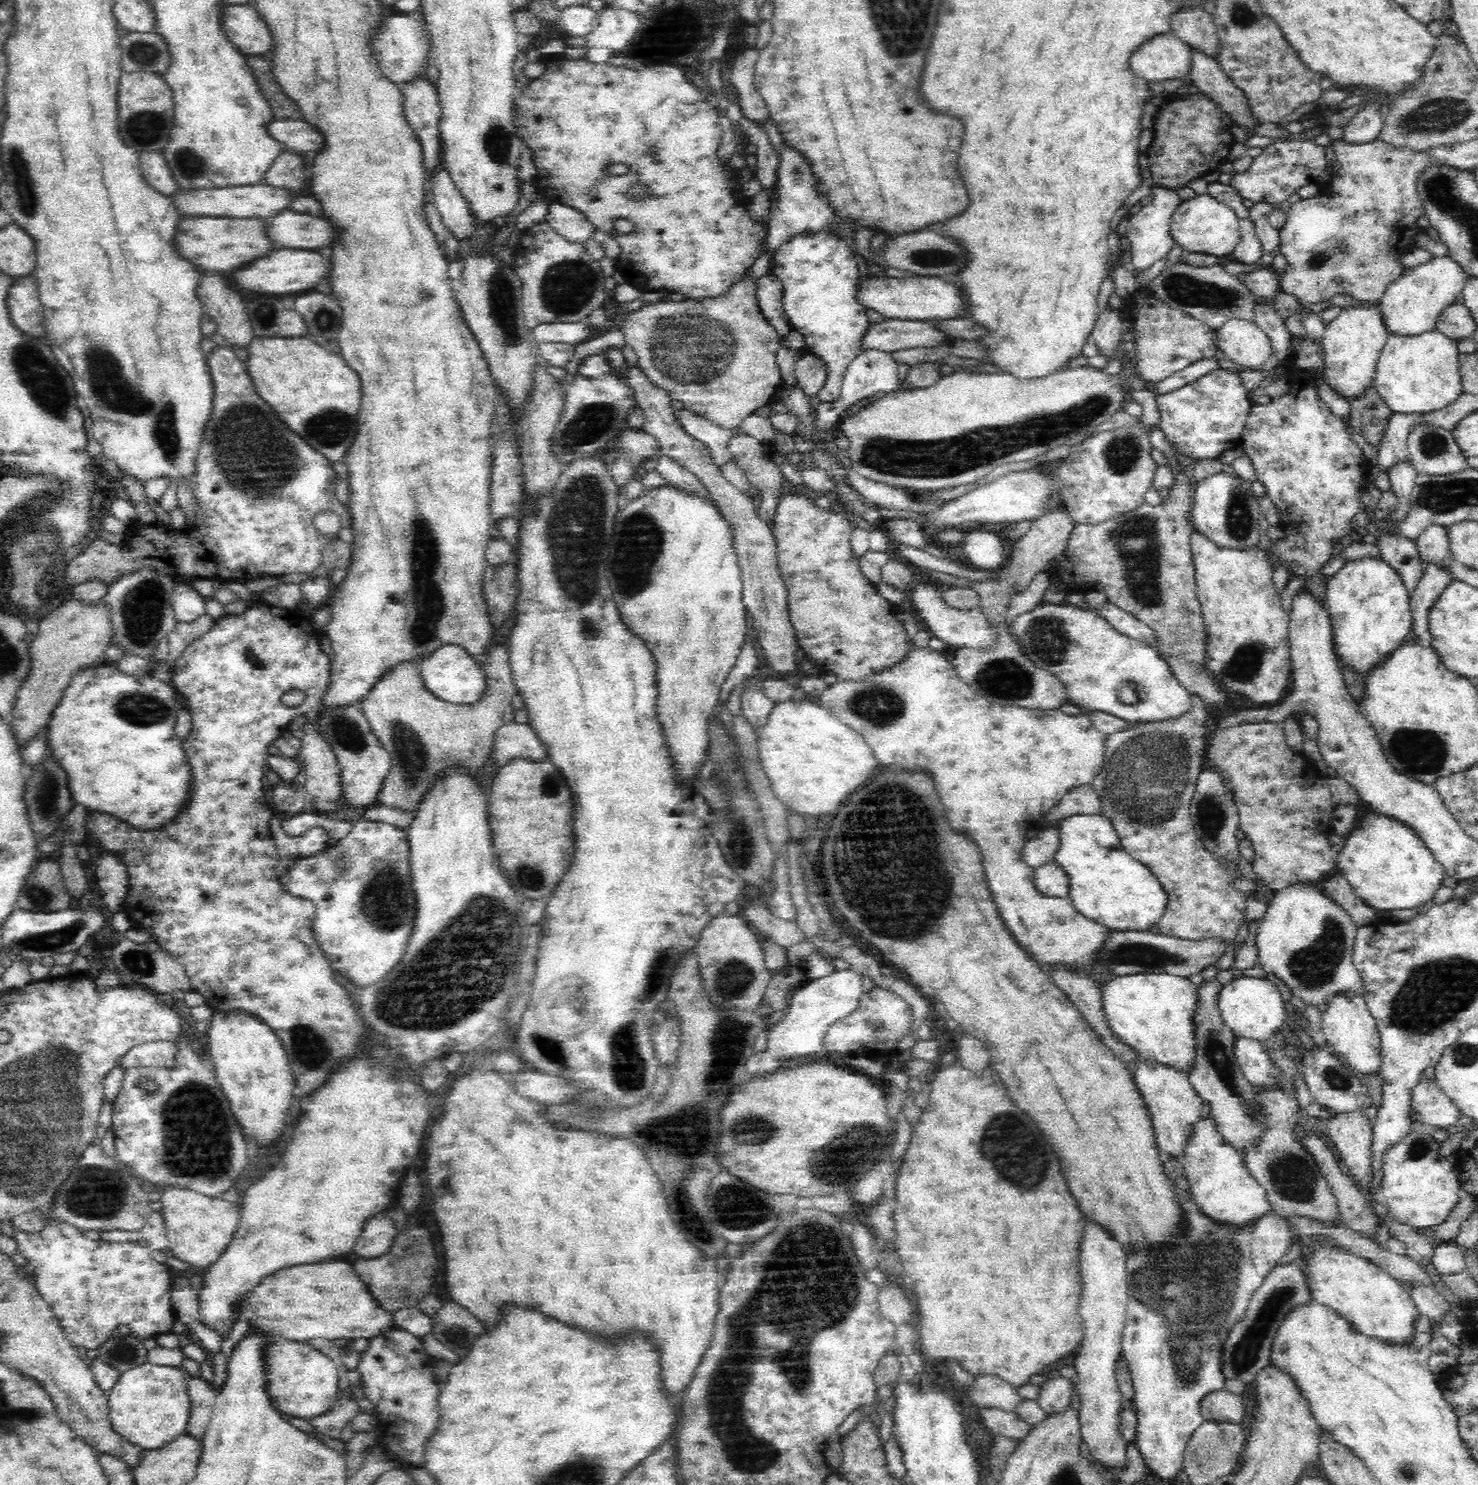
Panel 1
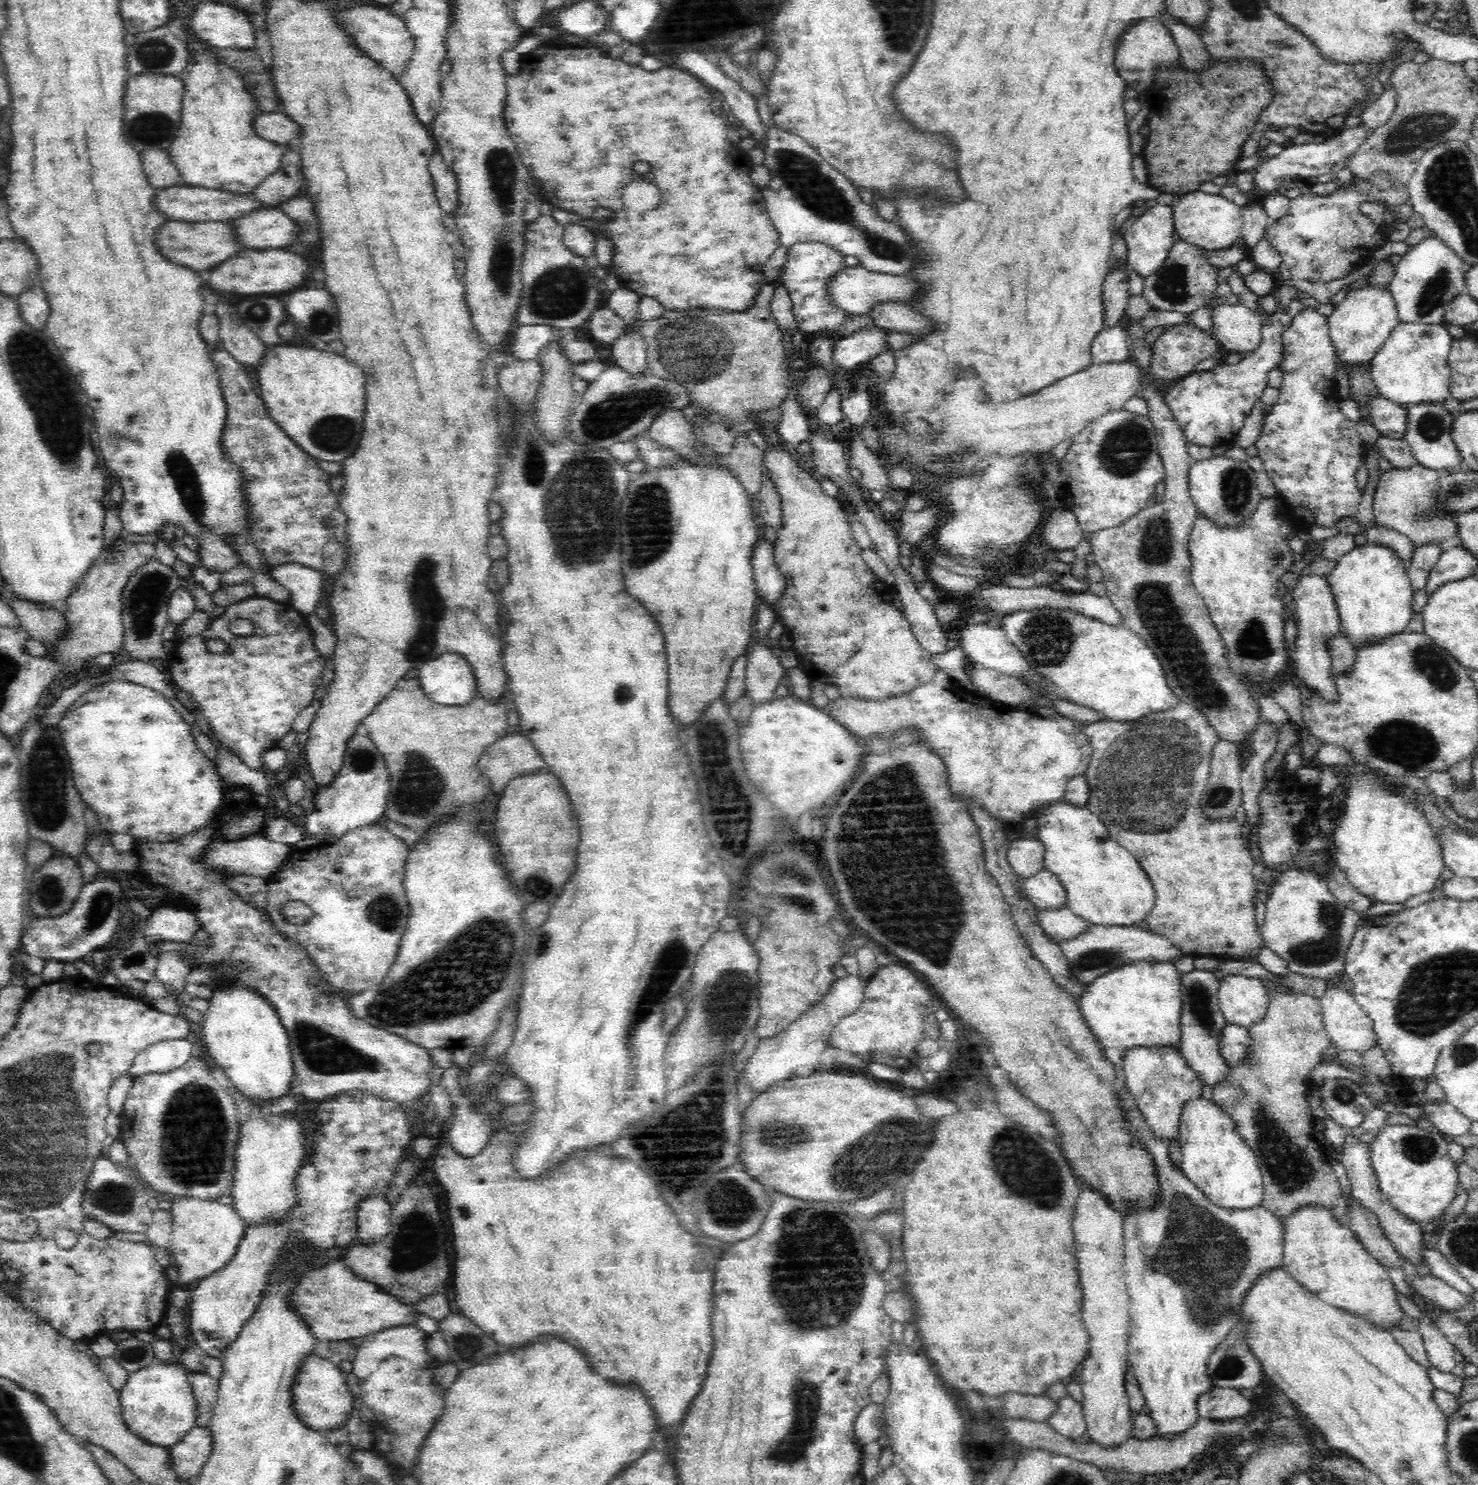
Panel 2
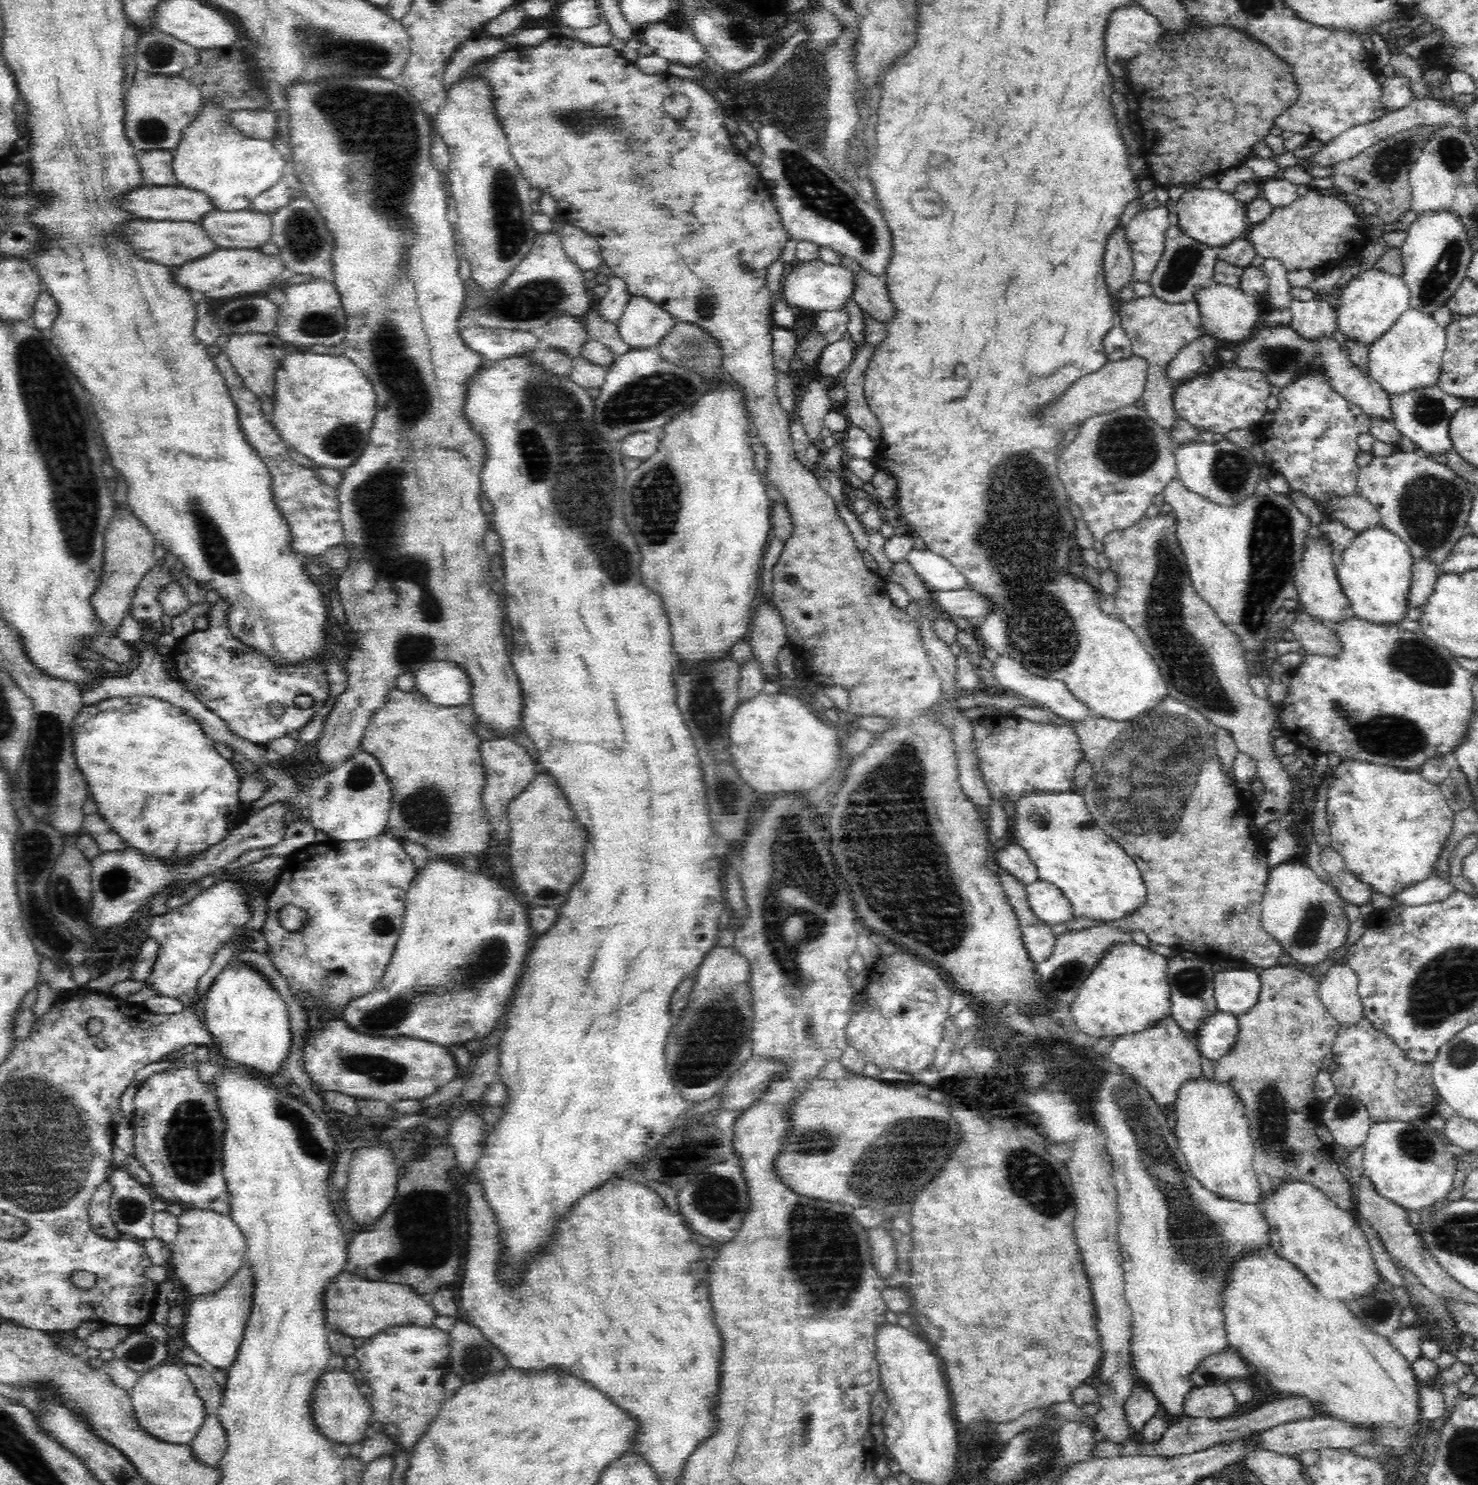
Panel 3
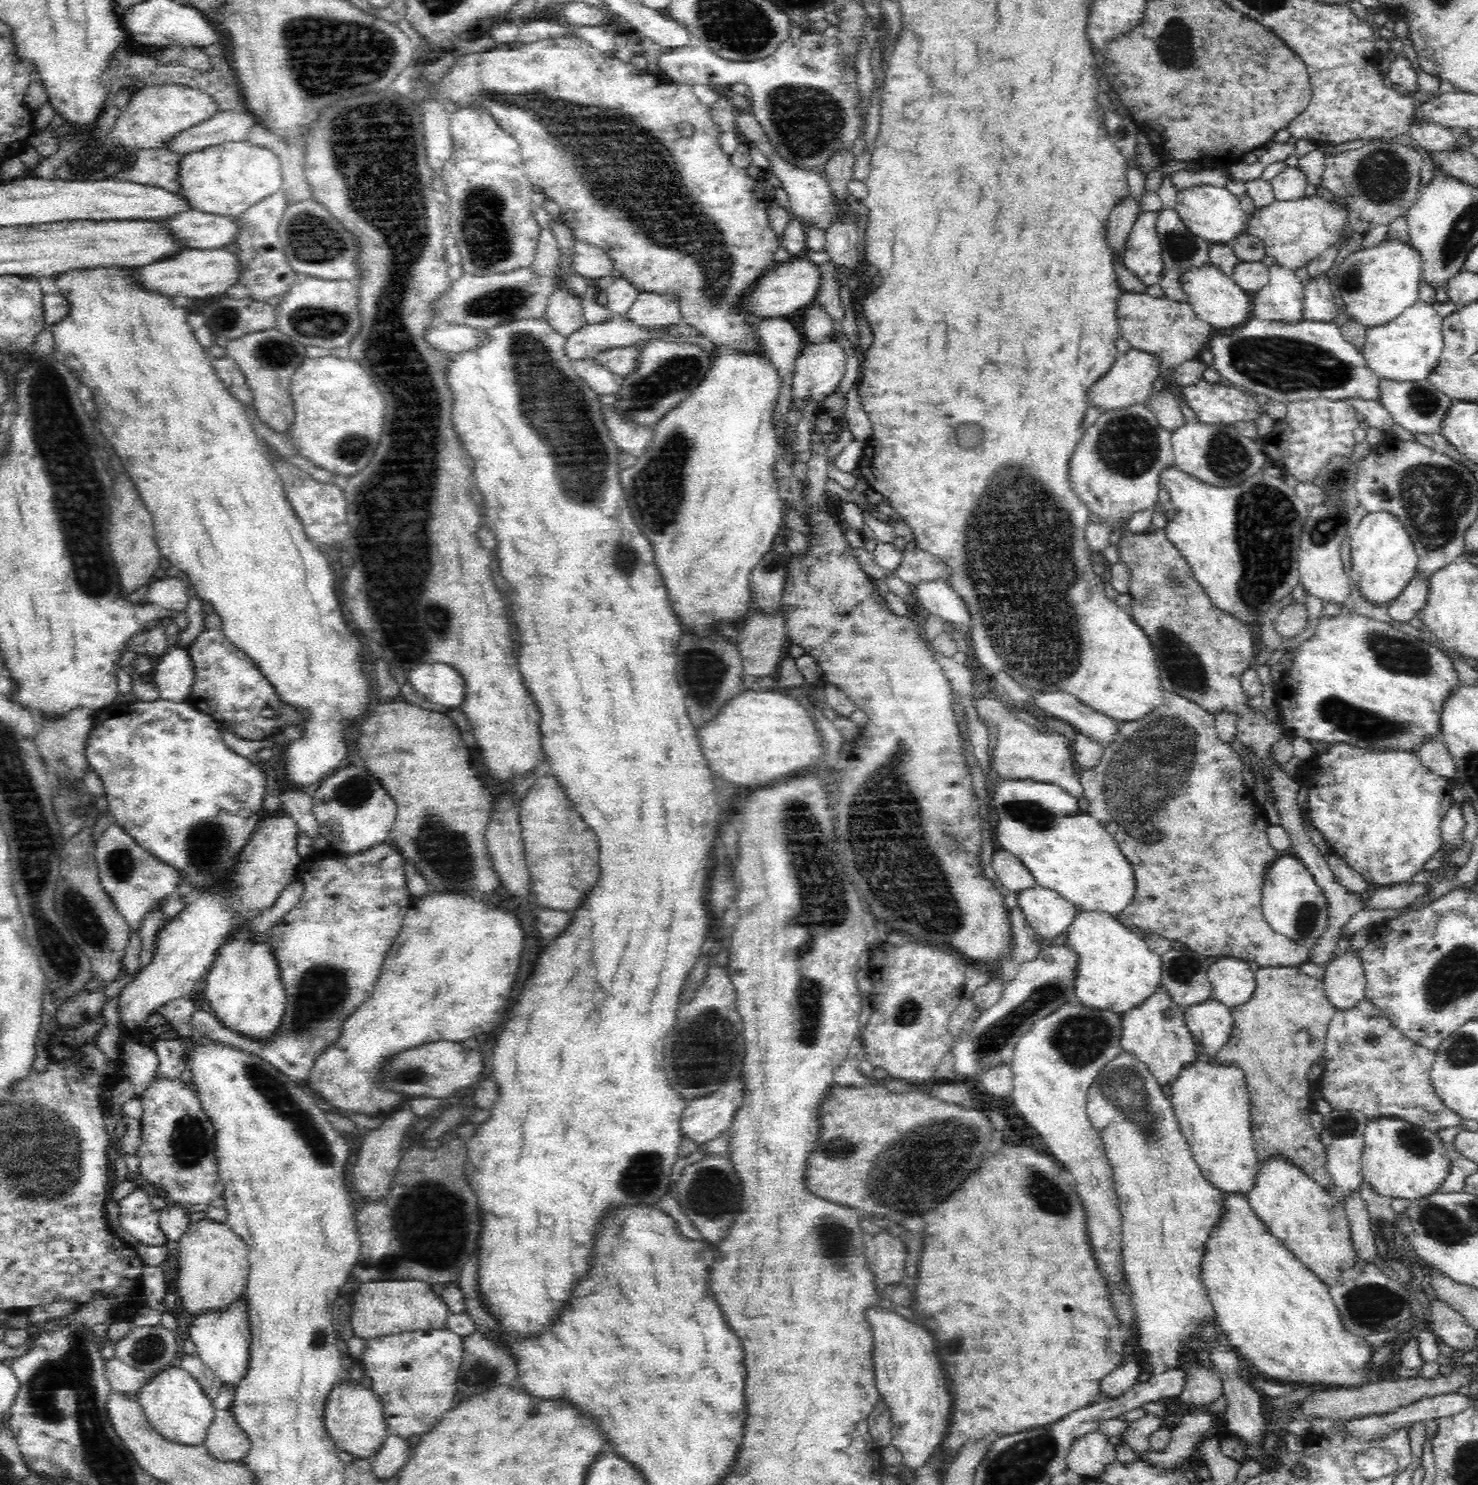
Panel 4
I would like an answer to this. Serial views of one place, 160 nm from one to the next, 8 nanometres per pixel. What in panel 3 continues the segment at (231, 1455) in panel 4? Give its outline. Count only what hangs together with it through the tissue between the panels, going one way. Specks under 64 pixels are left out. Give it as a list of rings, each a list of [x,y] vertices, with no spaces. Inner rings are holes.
[[[219,1414],[207,1415],[190,1445],[198,1462],[208,1466],[217,1466],[222,1462],[228,1442]]]

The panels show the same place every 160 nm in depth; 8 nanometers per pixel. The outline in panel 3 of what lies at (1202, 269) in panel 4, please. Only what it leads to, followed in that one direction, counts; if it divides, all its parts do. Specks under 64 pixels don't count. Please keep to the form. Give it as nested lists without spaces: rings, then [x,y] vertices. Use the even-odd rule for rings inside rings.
[[[1217,282],[1208,287],[1201,287],[1196,292],[1194,300],[1198,303],[1201,320],[1207,334],[1230,342],[1239,342],[1247,338],[1248,334],[1251,334],[1261,322],[1265,312],[1256,299],[1246,295],[1240,288]]]

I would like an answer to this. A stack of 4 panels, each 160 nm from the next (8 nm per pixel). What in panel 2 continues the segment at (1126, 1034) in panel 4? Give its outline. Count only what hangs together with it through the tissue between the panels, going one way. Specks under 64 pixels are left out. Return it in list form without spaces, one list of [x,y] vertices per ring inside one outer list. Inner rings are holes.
[[[1132,1046],[1124,1049],[1122,1064],[1124,1064],[1128,1090],[1135,1098],[1135,1104],[1145,1117],[1145,1122],[1161,1140],[1168,1142],[1171,1138],[1179,1138],[1178,1130],[1184,1102],[1202,1095],[1202,1082],[1199,1080],[1199,1075],[1189,1068],[1182,1049]]]

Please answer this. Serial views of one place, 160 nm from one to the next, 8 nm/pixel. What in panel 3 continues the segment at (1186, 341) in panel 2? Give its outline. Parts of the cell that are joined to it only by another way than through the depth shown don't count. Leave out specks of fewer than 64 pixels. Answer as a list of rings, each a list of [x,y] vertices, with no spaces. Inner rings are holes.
[[[1204,334],[1196,338],[1167,366],[1166,373],[1172,380],[1192,380],[1200,372],[1200,366],[1206,364],[1213,358],[1216,338],[1210,334]]]

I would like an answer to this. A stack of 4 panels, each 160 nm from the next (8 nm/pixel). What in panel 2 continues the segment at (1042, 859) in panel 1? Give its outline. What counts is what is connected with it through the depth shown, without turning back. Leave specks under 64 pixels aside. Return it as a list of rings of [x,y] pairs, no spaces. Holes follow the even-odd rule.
[[[1012,839],[1007,850],[1007,859],[1015,874],[1030,878],[1043,869],[1044,845],[1039,840]]]

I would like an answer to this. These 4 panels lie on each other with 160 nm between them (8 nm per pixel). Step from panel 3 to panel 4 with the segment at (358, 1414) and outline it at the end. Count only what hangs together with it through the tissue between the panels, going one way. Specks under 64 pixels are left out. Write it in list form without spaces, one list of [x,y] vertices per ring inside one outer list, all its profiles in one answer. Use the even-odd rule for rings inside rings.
[[[356,1374],[353,1378],[345,1379],[340,1384],[338,1383],[328,1395],[324,1413],[325,1427],[330,1435],[330,1438],[335,1442],[335,1445],[339,1448],[339,1450],[352,1454],[354,1459],[374,1459],[376,1453],[384,1444],[386,1437],[390,1435],[387,1429],[384,1409],[385,1408],[383,1407],[377,1393],[372,1389],[362,1386],[358,1379],[358,1375]]]

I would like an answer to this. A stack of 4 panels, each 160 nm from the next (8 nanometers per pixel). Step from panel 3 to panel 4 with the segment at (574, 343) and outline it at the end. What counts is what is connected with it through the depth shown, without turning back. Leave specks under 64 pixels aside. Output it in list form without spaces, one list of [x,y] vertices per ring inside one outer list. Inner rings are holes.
[[[562,288],[553,291],[546,306],[545,316],[562,336],[569,337],[587,322],[582,298]]]

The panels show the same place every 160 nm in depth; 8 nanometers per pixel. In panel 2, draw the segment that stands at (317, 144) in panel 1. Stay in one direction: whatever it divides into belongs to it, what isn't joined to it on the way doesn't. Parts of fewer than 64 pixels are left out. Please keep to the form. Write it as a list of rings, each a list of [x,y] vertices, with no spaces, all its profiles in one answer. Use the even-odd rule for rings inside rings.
[[[258,112],[252,118],[252,127],[260,137],[285,146],[290,140],[300,138],[300,126],[283,112]]]

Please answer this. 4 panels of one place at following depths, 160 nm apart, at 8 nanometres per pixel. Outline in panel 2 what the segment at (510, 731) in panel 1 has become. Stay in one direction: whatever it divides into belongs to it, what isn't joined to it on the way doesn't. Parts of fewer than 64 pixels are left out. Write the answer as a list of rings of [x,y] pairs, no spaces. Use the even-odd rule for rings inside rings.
[[[522,732],[497,739],[485,748],[479,761],[479,770],[488,778],[488,788],[494,795],[503,794],[512,778],[536,774],[544,767],[538,749]]]

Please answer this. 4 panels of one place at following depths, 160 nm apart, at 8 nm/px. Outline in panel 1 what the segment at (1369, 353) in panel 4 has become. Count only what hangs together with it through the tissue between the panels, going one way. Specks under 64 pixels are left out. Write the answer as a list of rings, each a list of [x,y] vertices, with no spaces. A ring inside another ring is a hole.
[[[1438,329],[1414,334],[1392,333],[1387,338],[1372,384],[1396,413],[1431,413],[1455,402],[1462,392],[1457,341]]]

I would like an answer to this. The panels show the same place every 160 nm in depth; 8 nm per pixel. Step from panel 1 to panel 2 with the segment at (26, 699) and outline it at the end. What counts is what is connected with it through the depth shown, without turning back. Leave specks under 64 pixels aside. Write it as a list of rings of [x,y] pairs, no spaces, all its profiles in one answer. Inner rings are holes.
[[[119,535],[112,546],[105,548],[100,556],[92,563],[91,569],[83,576],[82,584],[72,591],[72,594],[67,598],[68,606],[64,617],[67,618],[68,630],[64,634],[66,640],[62,644],[58,644],[58,654],[56,658],[66,664],[68,668],[63,670],[66,676],[70,676],[72,672],[80,670],[86,662],[90,662],[92,658],[106,654],[106,652],[114,653],[118,656],[123,654],[123,644],[125,628],[123,625],[123,602],[122,593],[124,587],[129,583],[132,575],[141,569],[145,564],[148,564],[155,554],[155,545],[149,543],[138,543],[133,541],[126,541]]]

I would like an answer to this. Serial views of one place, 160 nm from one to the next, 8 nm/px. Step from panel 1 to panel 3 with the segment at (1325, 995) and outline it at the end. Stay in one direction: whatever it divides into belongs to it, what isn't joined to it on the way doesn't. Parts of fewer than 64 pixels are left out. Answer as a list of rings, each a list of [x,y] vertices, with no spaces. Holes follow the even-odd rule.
[[[1282,862],[1269,872],[1261,902],[1263,929],[1300,964],[1316,966],[1328,960],[1330,950],[1338,950],[1348,936],[1348,922],[1342,897],[1336,888],[1324,883],[1310,867]]]

